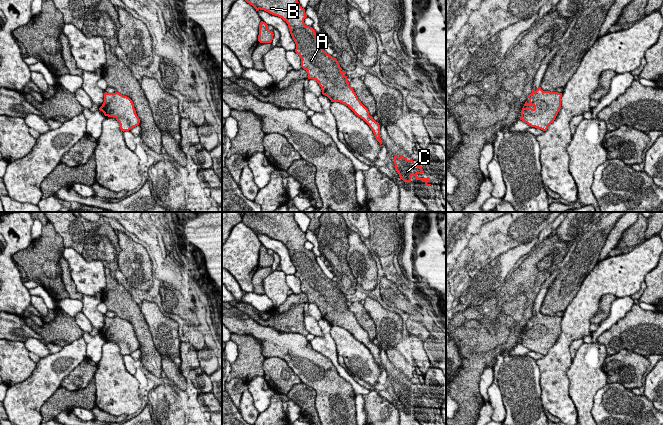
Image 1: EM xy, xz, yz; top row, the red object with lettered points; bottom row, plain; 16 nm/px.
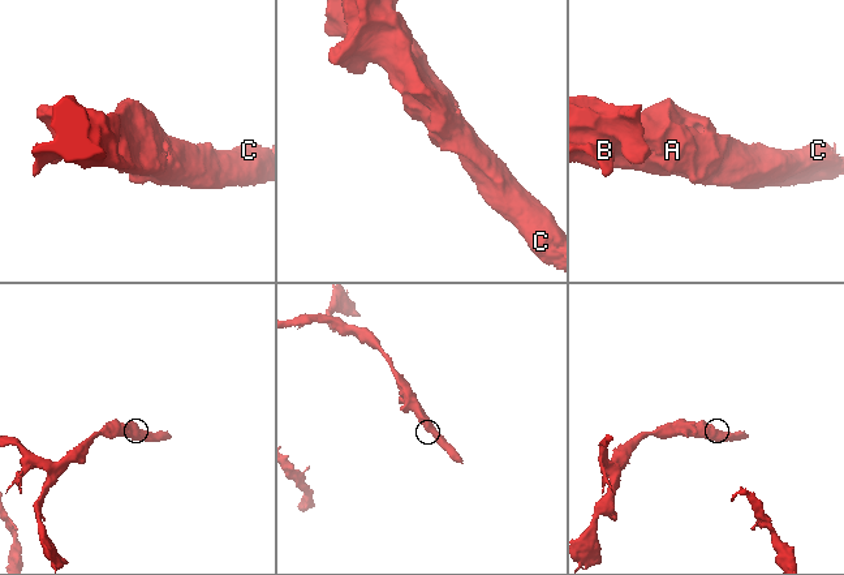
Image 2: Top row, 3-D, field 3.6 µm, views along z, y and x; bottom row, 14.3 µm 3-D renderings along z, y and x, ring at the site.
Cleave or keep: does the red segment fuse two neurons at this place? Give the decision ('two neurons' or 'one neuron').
one neuron

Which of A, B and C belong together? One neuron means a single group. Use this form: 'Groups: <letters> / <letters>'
Groups: A B C

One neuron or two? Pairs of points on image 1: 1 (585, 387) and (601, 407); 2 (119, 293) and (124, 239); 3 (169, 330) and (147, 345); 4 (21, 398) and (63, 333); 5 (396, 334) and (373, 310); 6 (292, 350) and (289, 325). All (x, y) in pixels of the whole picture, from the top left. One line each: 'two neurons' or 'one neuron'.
1: two neurons
2: two neurons
3: two neurons
4: two neurons
5: one neuron
6: two neurons

